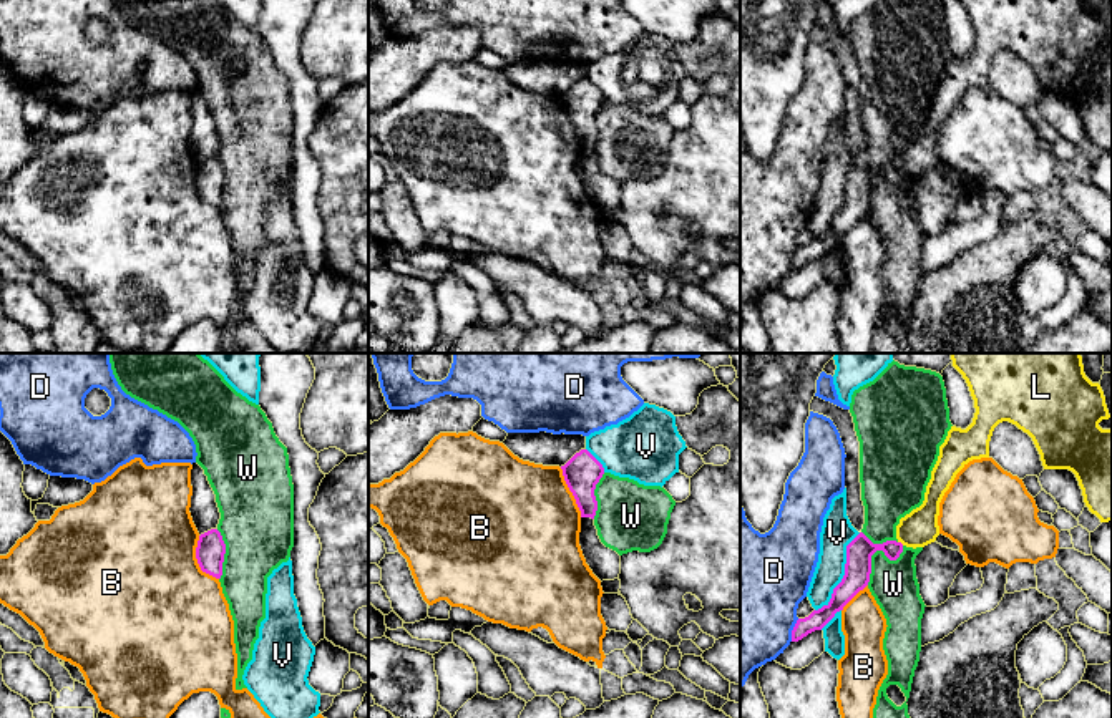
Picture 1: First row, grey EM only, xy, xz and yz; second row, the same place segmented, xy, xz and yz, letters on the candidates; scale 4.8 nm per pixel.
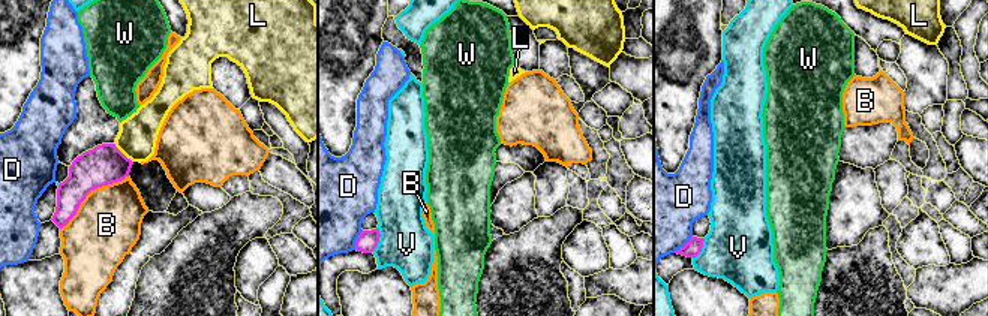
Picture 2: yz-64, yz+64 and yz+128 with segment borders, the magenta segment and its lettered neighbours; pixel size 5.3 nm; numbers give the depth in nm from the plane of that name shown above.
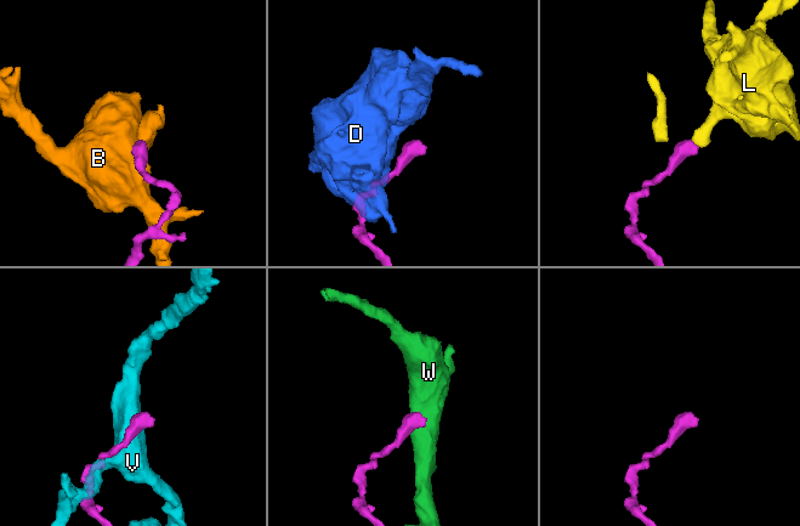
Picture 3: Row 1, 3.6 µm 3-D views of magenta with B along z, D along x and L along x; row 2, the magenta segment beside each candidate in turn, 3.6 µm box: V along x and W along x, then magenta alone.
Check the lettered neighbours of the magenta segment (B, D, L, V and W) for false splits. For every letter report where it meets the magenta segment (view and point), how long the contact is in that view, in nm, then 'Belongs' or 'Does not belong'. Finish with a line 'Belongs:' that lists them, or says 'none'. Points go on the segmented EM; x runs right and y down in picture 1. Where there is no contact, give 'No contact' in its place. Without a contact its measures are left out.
B: Touches magenta at xy (198, 561). Shared border 240 nm. Does not belong
D: Touches magenta at yz (792, 630). Shared border 120 nm. Does not belong
L: Touches magenta at yz (900, 543). Shared border 40 nm. Belongs
V: Touches magenta at yz (845, 574). Shared border 440 nm. Does not belong
W: Touches magenta at yz (875, 551). Shared border 260 nm. Does not belong
Belongs: L

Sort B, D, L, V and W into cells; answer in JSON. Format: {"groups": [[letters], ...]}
{"groups": [["B"], ["D"], ["L"], ["V"], ["W"]]}

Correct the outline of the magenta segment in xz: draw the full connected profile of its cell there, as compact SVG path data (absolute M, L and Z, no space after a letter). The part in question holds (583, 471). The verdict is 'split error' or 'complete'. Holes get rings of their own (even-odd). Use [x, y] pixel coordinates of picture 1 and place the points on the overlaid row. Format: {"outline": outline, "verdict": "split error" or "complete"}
{"outline": "M581 449L561 469L581 517L594 519L597 511L594 489L604 474L602 464L588 449Z", "verdict": "complete"}

